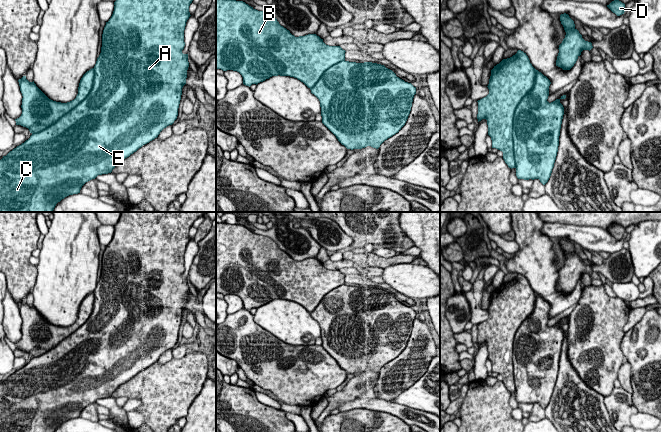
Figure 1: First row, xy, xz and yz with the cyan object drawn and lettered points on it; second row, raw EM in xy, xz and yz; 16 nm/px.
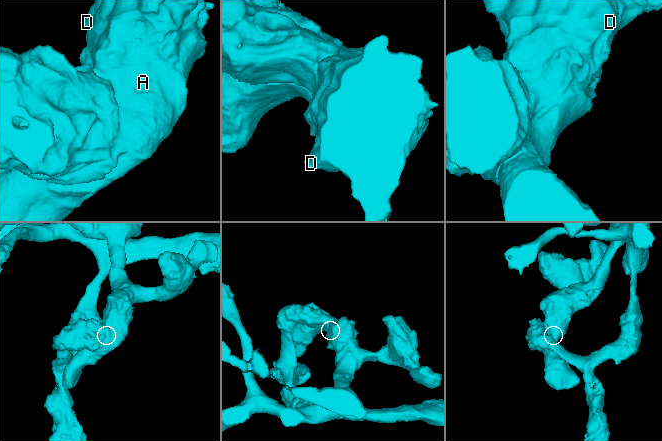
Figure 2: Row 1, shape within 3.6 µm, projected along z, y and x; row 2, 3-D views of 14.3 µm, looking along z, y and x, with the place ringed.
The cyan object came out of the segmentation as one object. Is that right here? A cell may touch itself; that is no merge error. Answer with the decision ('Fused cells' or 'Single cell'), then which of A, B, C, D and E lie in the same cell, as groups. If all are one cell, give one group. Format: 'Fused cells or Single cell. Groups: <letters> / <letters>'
Fused cells. Groups: A C D E / B

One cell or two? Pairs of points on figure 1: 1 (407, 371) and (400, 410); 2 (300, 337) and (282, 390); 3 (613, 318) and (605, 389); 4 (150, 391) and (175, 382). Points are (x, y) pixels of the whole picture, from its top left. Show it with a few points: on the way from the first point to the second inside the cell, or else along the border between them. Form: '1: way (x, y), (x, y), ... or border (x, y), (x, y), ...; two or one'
1: border (376, 398), (382, 398), (391, 402); two
2: border (276, 336), (289, 344), (315, 344); two
3: way (605, 336), (605, 371); one
4: way (156, 389), (169, 388); one

